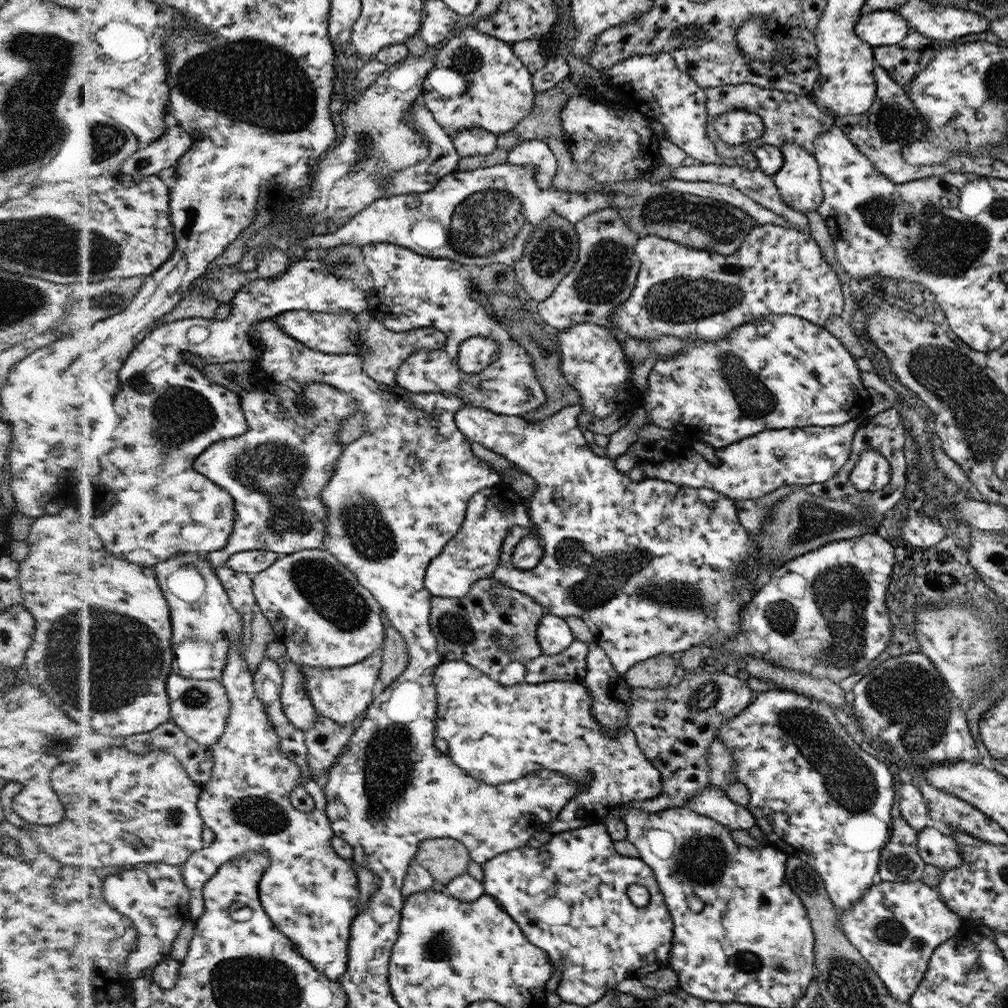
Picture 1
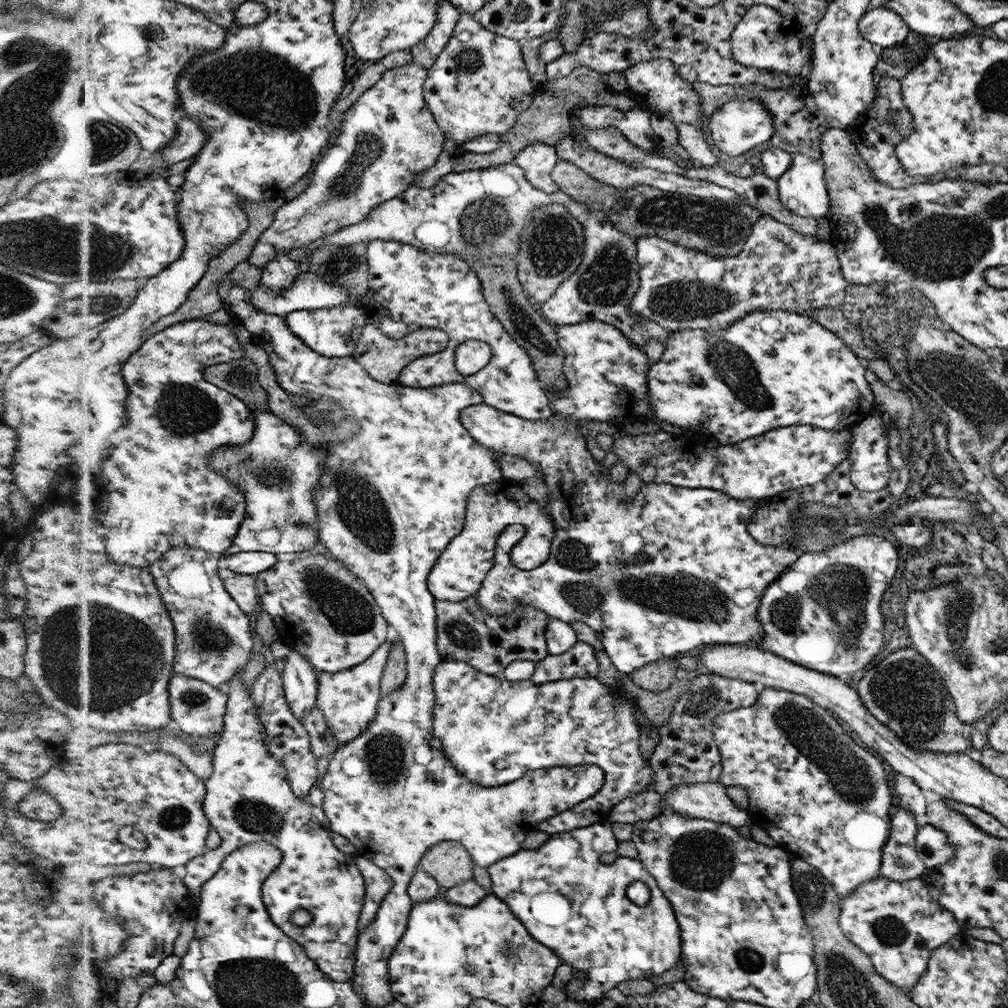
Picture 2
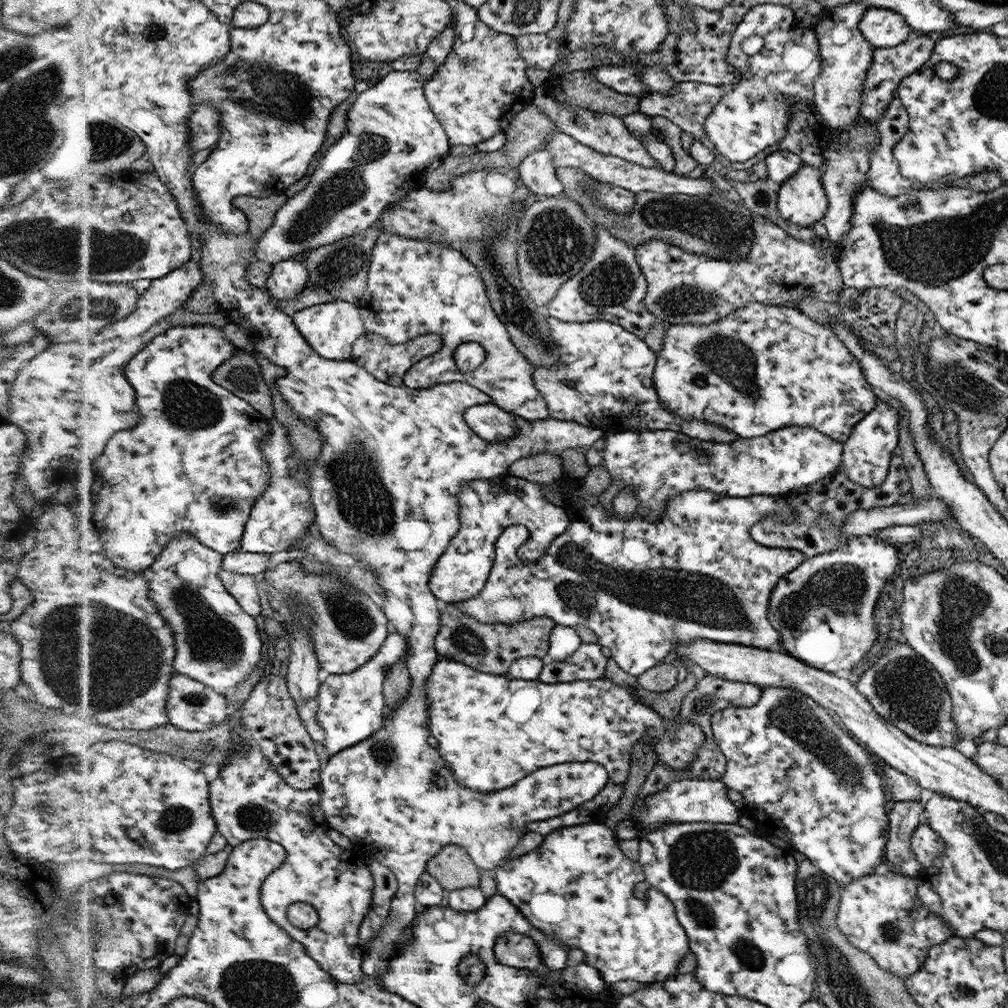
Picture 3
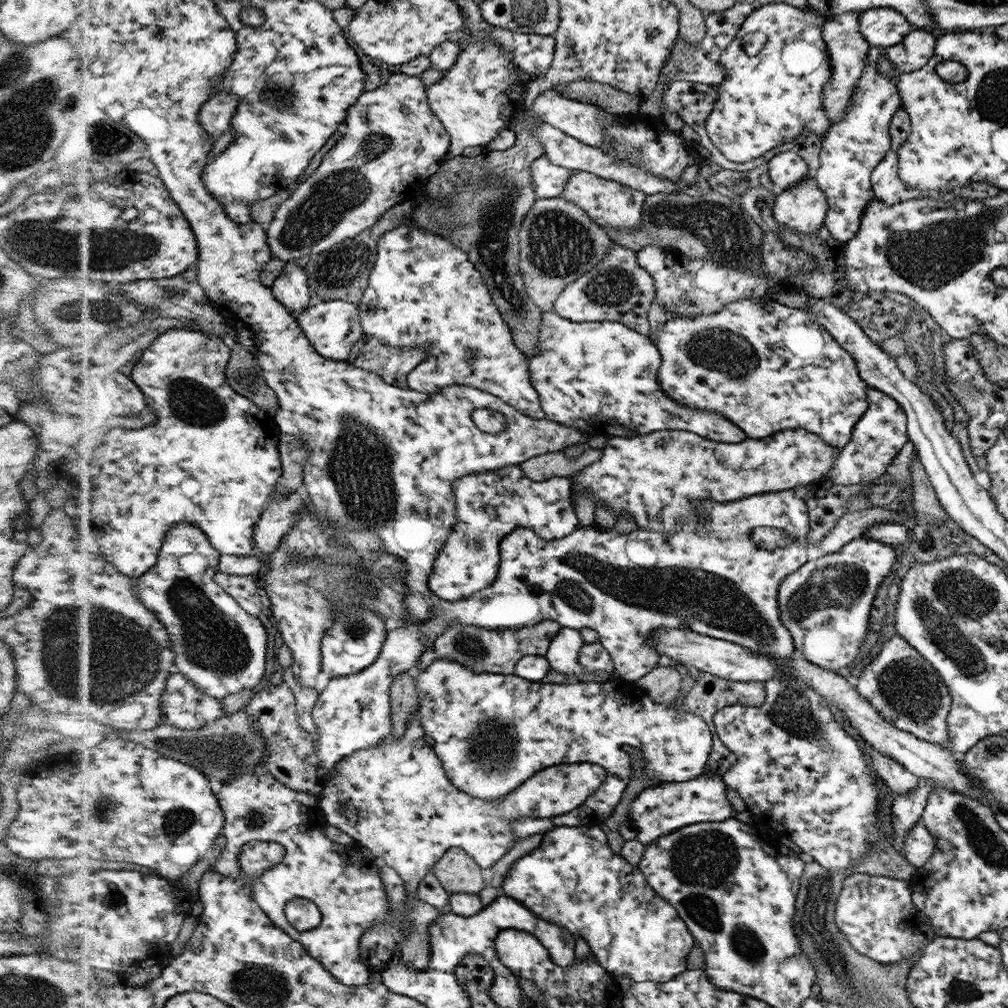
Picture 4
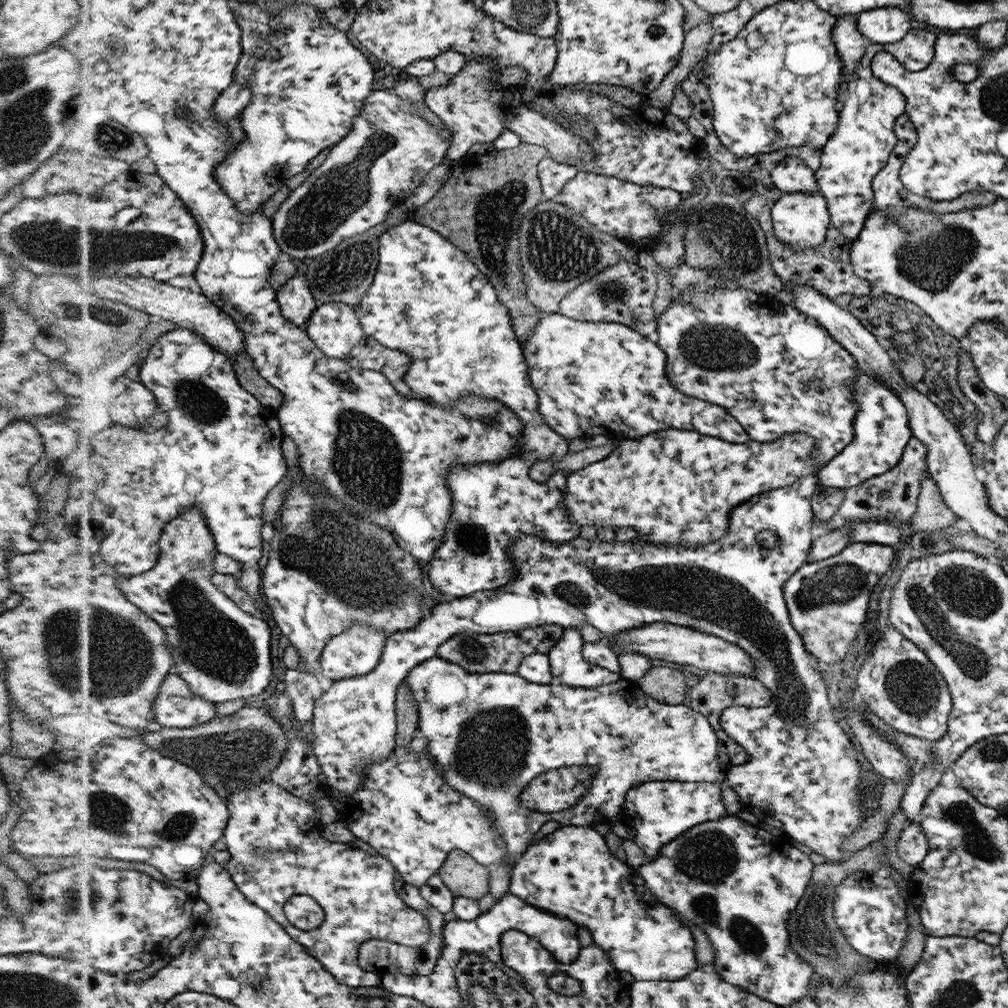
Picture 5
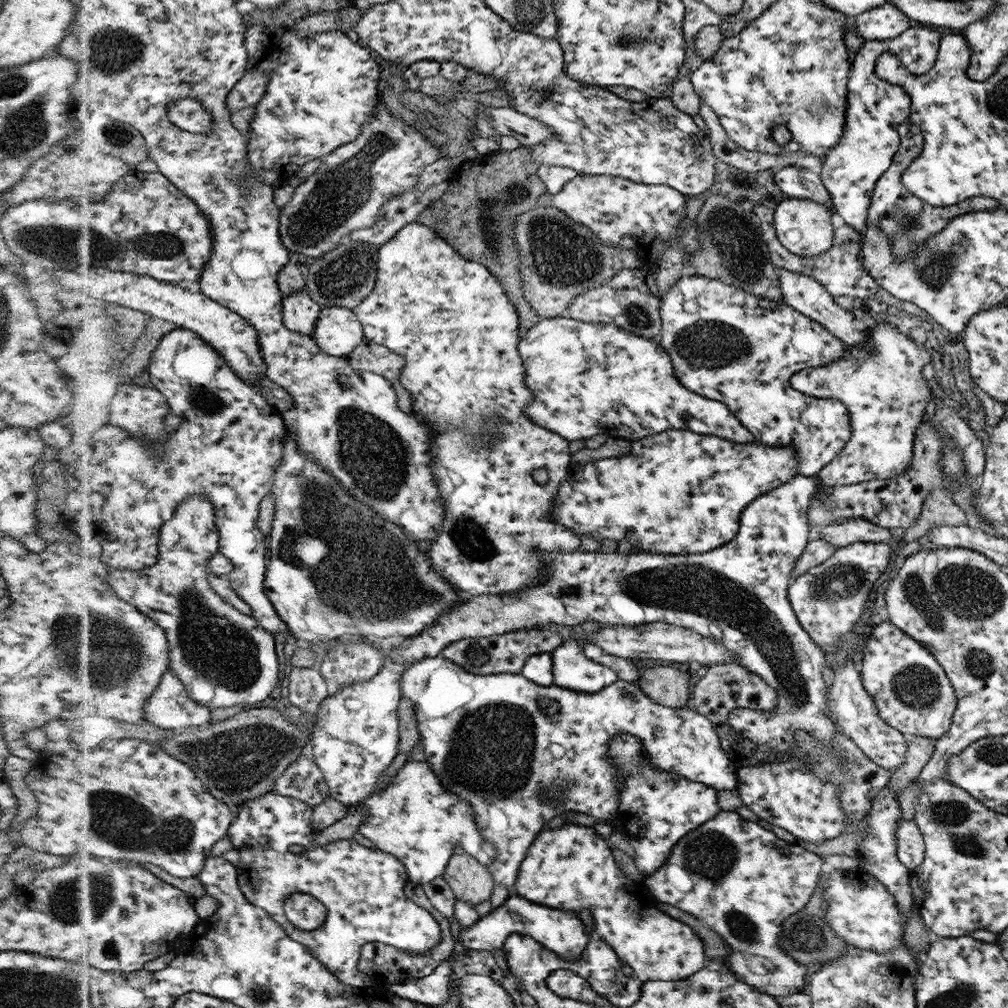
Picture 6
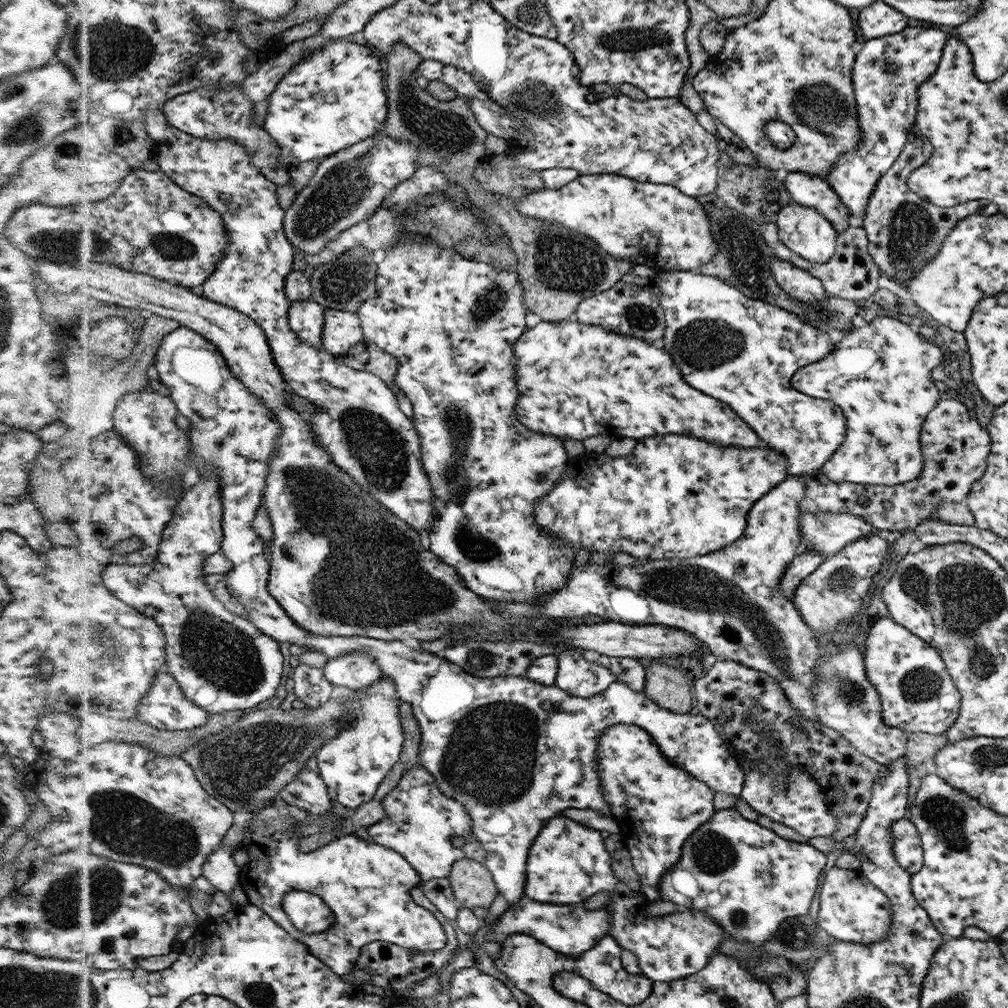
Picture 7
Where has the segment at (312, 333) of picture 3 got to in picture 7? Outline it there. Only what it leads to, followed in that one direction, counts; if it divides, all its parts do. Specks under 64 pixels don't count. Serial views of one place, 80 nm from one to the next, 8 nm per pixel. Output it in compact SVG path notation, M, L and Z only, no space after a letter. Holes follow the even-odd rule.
M327 309L325 313L327 324L323 339L329 353L339 356L365 340L362 320L355 312Z

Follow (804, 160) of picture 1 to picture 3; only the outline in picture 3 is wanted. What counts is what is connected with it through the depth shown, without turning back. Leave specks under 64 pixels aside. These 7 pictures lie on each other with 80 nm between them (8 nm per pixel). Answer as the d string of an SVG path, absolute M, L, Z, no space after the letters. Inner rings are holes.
M802 163L790 178L780 185L777 199L780 218L802 228L812 226L827 215L830 199L824 190L822 167Z

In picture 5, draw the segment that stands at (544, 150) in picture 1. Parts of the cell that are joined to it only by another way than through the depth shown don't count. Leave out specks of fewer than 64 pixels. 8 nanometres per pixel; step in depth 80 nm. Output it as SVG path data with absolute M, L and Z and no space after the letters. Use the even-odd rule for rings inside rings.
M548 156L537 164L537 171L542 186L543 199L555 200L556 196L562 192L562 188L571 178L574 178L579 169L574 165L558 163Z

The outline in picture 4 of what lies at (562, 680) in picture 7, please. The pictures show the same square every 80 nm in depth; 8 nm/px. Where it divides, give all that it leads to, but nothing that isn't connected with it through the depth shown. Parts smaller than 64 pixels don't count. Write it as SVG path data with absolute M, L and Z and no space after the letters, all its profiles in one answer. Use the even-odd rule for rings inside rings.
M573 628L559 630L558 636L551 642L546 658L552 670L580 682L608 682L615 676L610 673L598 673L596 677L585 675L585 669L580 665L579 654L586 644L580 636L580 631Z

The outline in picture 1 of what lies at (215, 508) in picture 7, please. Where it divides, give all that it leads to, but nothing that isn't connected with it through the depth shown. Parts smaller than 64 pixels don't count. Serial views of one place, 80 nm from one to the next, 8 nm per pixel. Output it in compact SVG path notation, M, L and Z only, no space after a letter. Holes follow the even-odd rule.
M181 552L171 560L156 564L159 581L171 603L175 633L173 645L175 646L175 674L182 677L191 677L200 680L223 680L224 672L228 670L231 657L231 646L242 643L244 636L244 620L242 613L234 606L229 592L226 590L217 569L207 558L207 553Z

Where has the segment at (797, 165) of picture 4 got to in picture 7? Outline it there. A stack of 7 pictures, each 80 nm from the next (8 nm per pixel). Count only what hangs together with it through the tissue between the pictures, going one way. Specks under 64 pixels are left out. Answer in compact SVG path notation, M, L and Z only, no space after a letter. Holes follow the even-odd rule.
M807 172L781 173L780 179L795 204L814 208L816 212L824 215L832 226L835 226L838 233L848 228L848 221L852 215L848 208L842 205L840 197L834 193L825 179Z

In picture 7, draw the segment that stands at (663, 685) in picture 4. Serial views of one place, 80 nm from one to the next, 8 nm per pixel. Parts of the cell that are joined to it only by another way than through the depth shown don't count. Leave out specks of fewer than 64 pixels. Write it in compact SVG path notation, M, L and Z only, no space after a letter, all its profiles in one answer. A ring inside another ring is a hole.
M647 660L644 663L647 684L644 685L644 695L651 698L660 707L680 714L686 714L692 706L692 692L676 667L667 666Z

